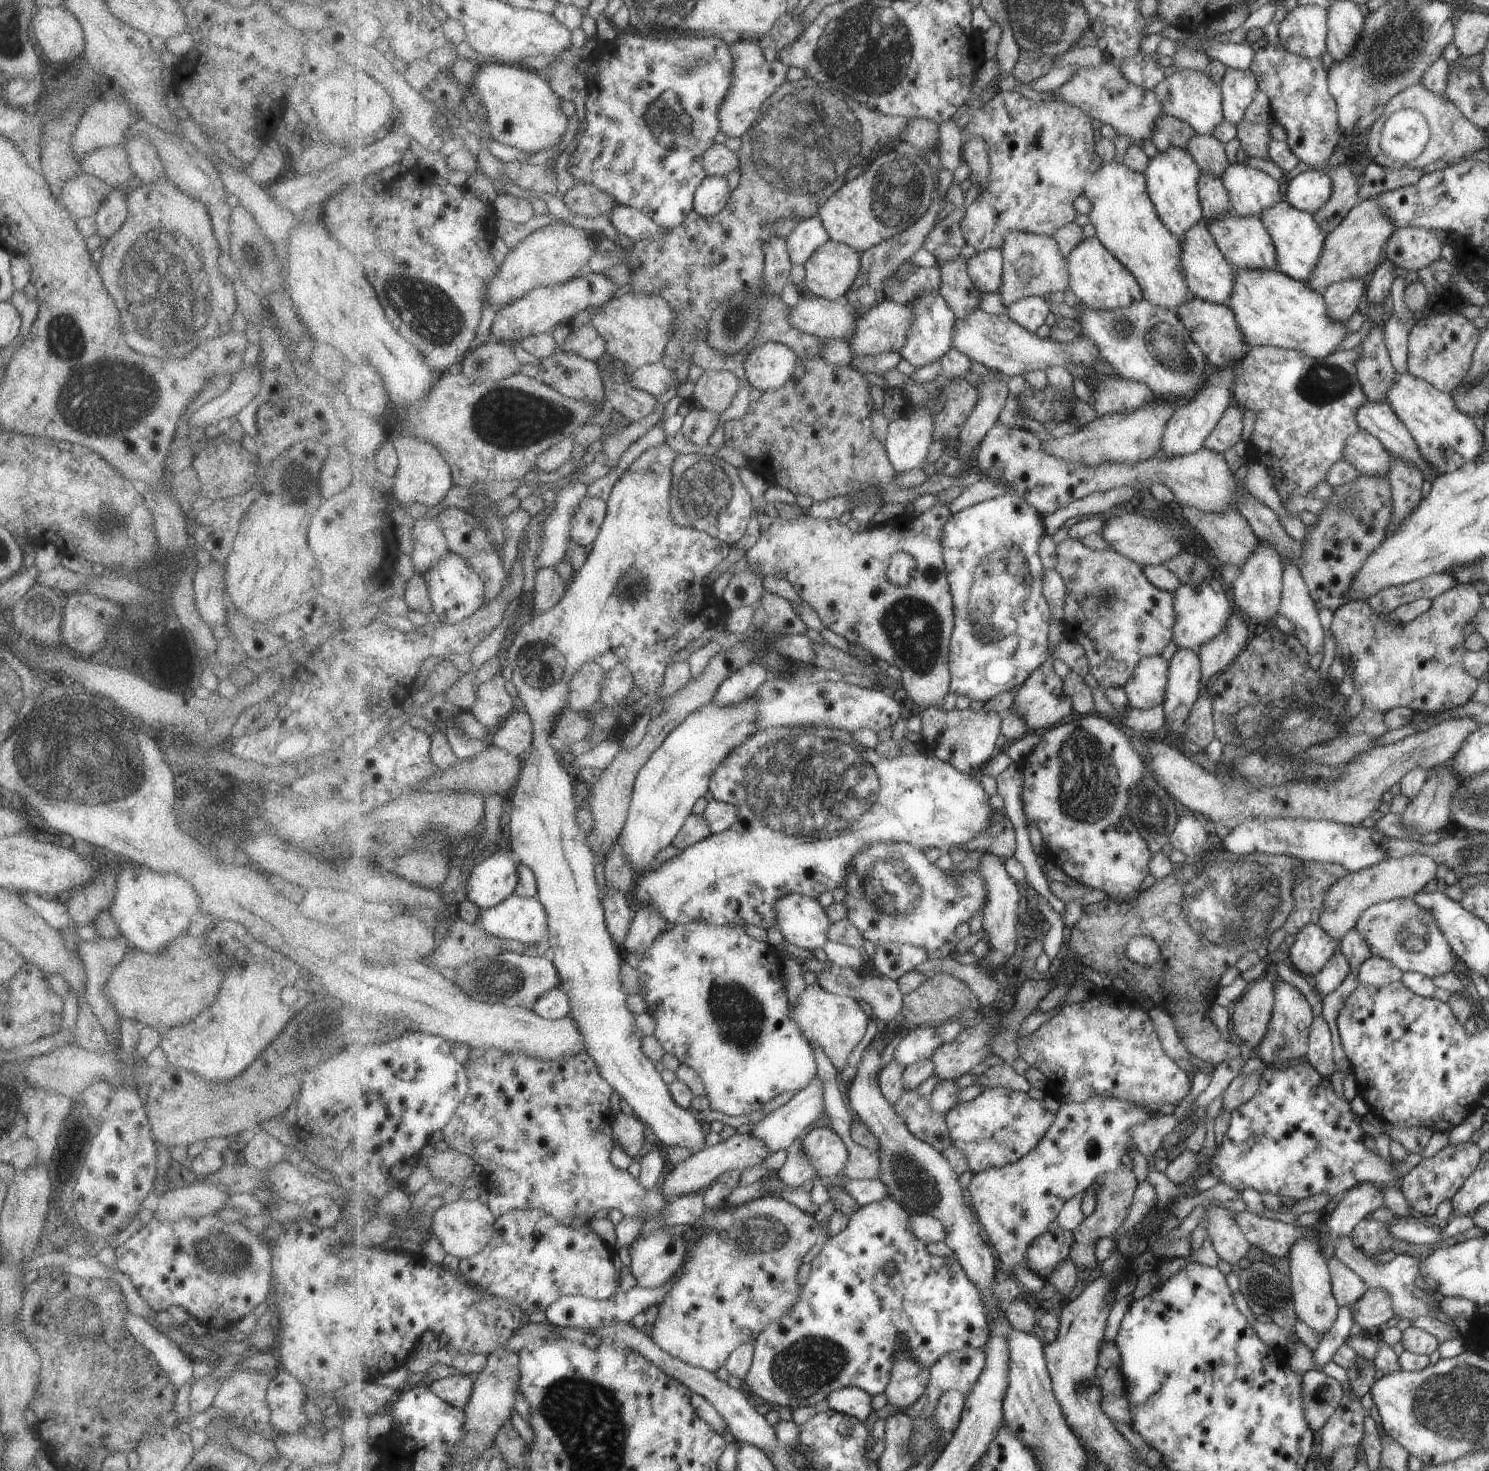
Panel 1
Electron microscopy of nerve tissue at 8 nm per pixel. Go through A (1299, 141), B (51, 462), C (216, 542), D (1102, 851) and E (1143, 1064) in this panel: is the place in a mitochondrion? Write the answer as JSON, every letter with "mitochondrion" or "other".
{"A":"other","B":"other","C":"other","D":"other","E":"other"}

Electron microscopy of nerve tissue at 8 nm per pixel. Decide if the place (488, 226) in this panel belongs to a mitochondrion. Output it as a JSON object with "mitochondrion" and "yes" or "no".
{"mitochondrion":"no"}

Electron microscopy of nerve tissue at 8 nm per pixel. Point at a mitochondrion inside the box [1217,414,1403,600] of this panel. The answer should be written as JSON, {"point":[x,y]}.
{"point":[1353,505]}

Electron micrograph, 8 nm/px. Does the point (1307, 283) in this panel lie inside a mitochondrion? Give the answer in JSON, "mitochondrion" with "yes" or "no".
{"mitochondrion":"no"}

